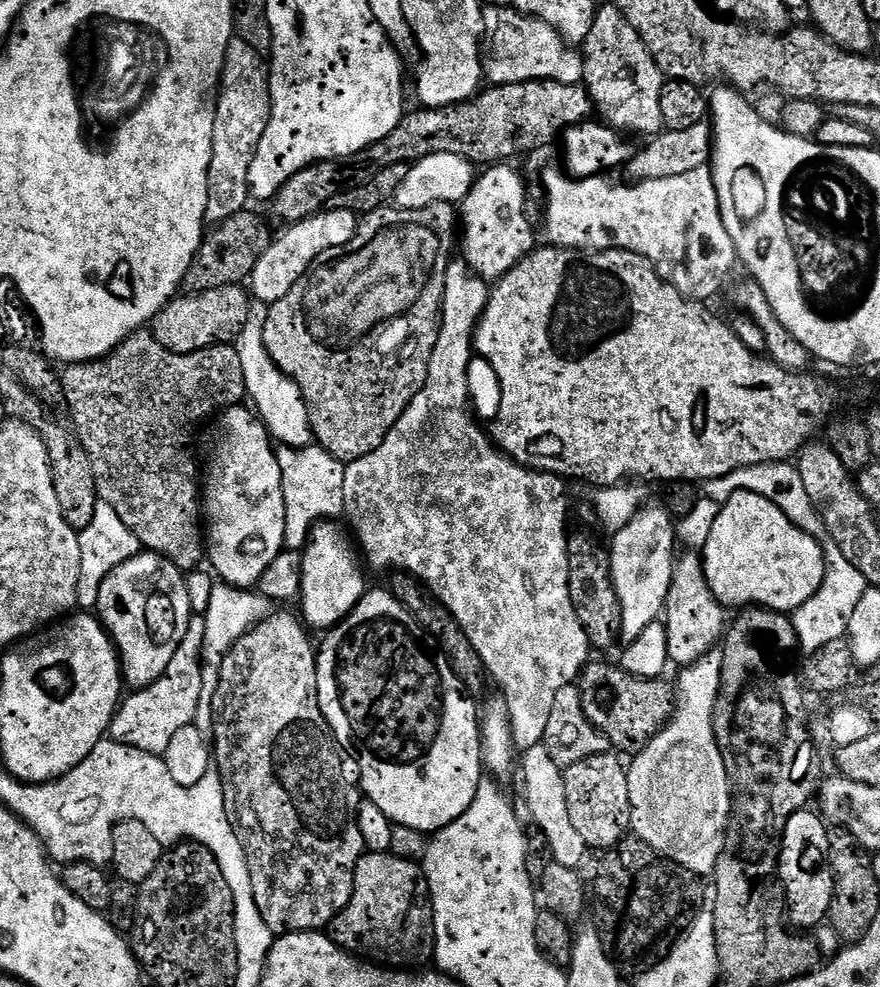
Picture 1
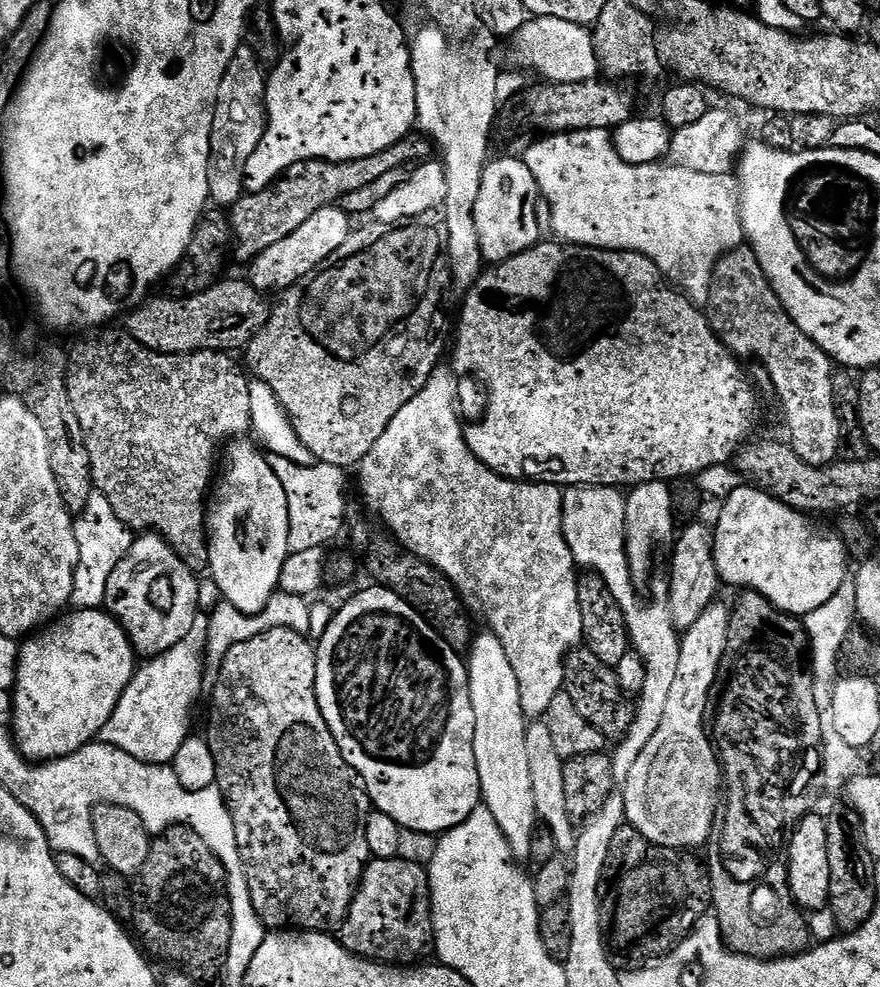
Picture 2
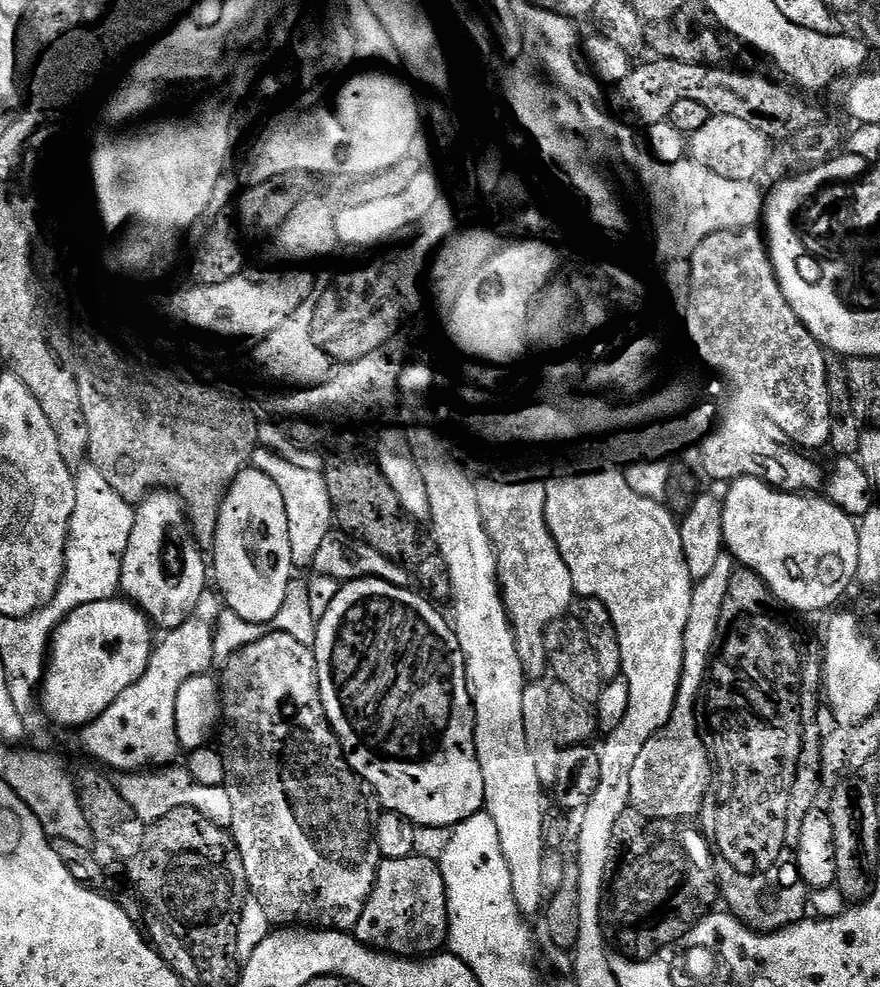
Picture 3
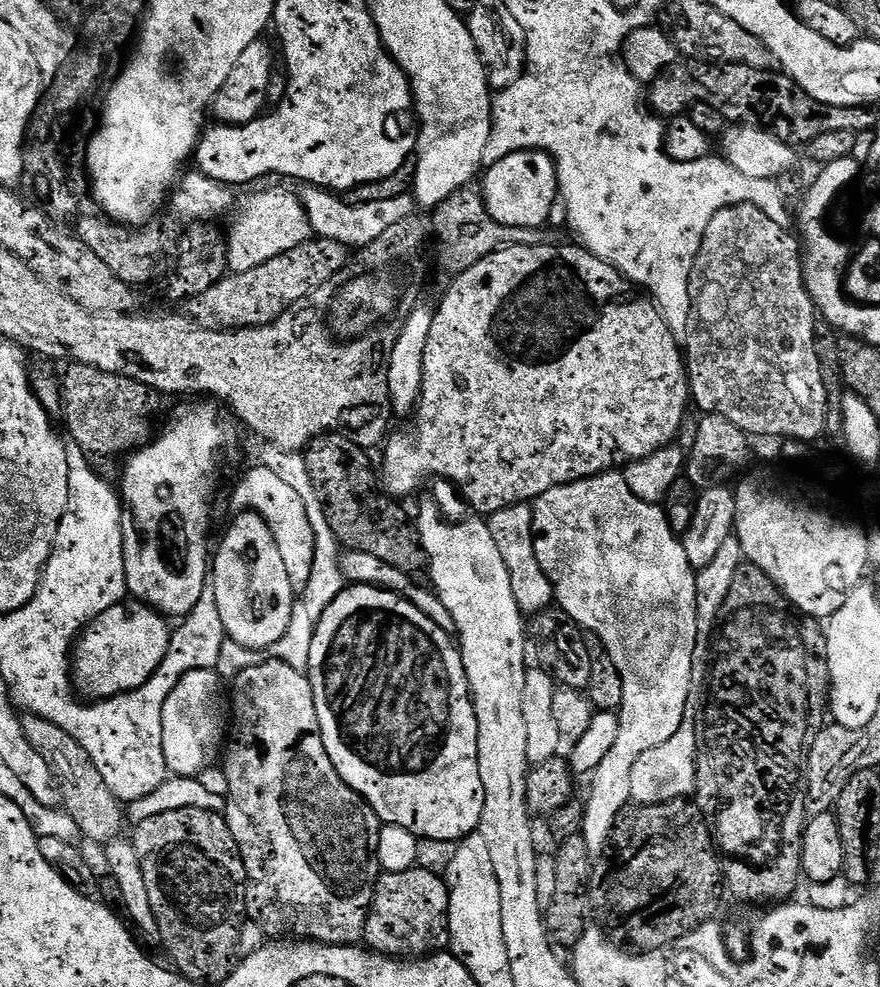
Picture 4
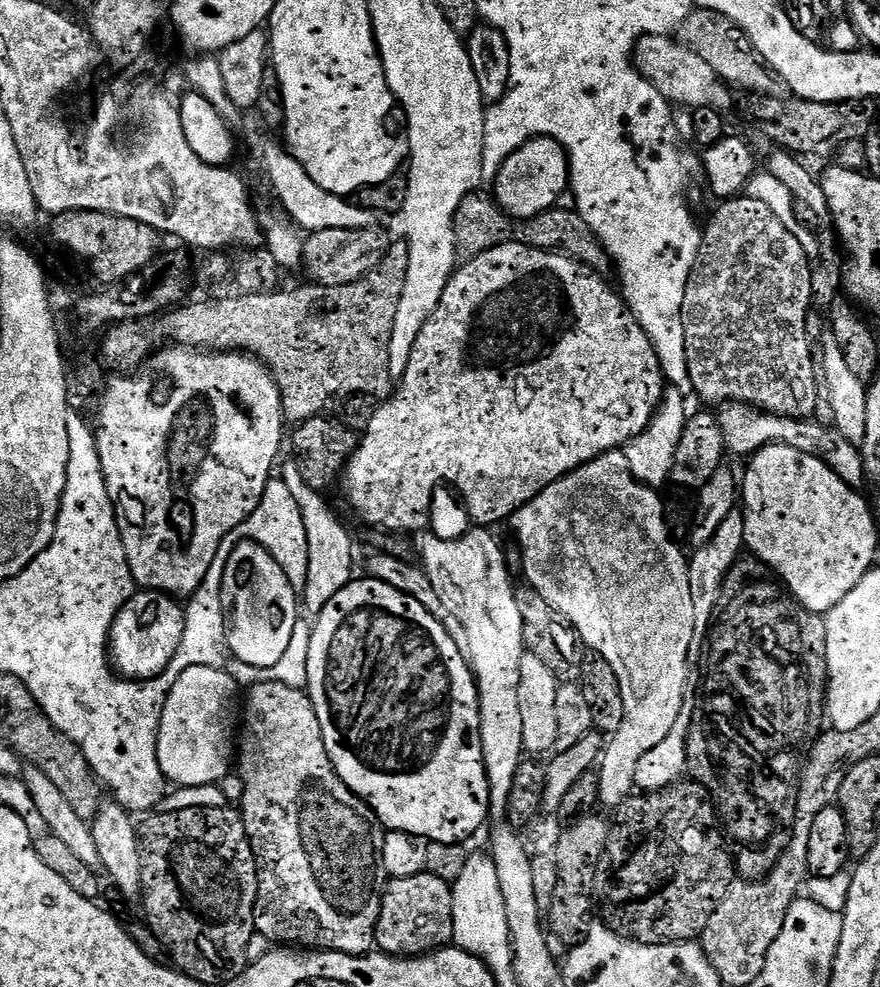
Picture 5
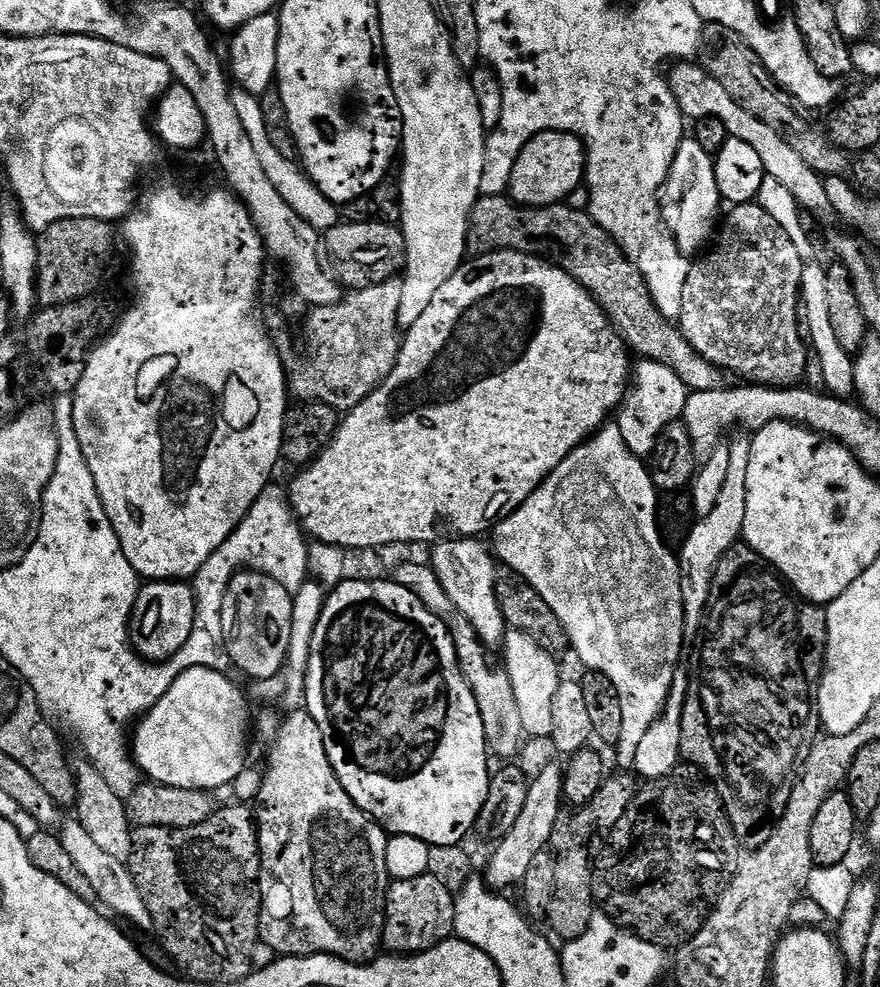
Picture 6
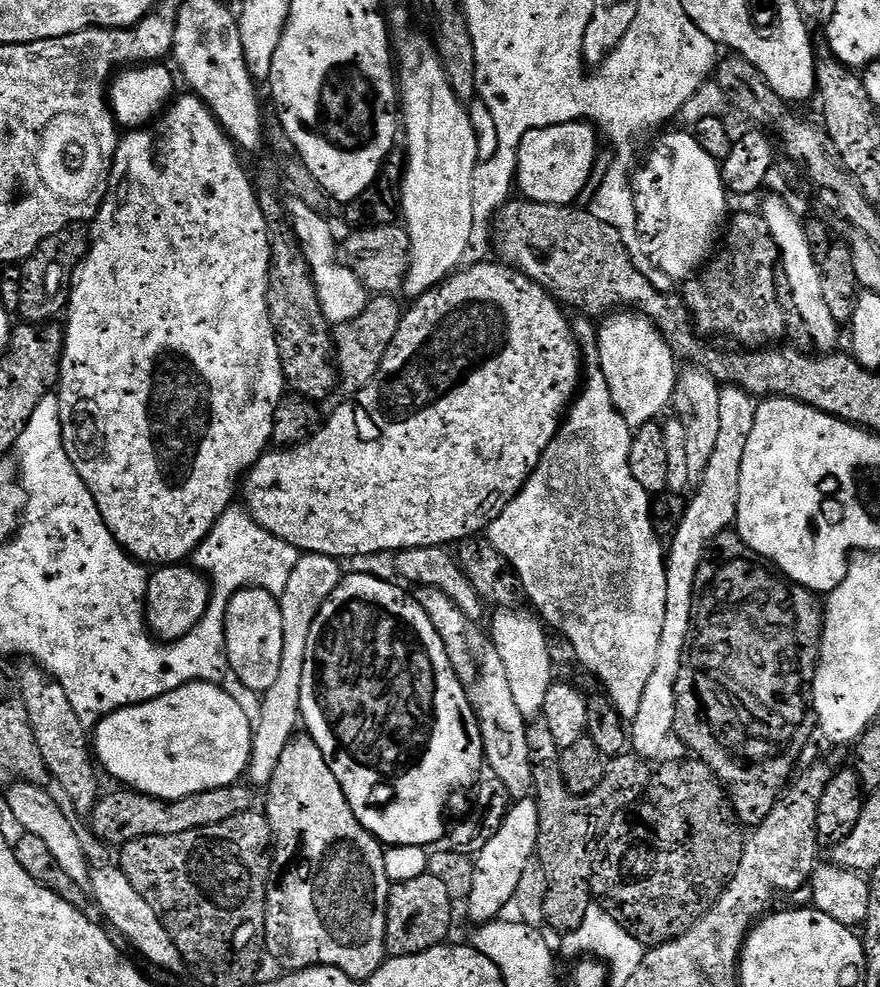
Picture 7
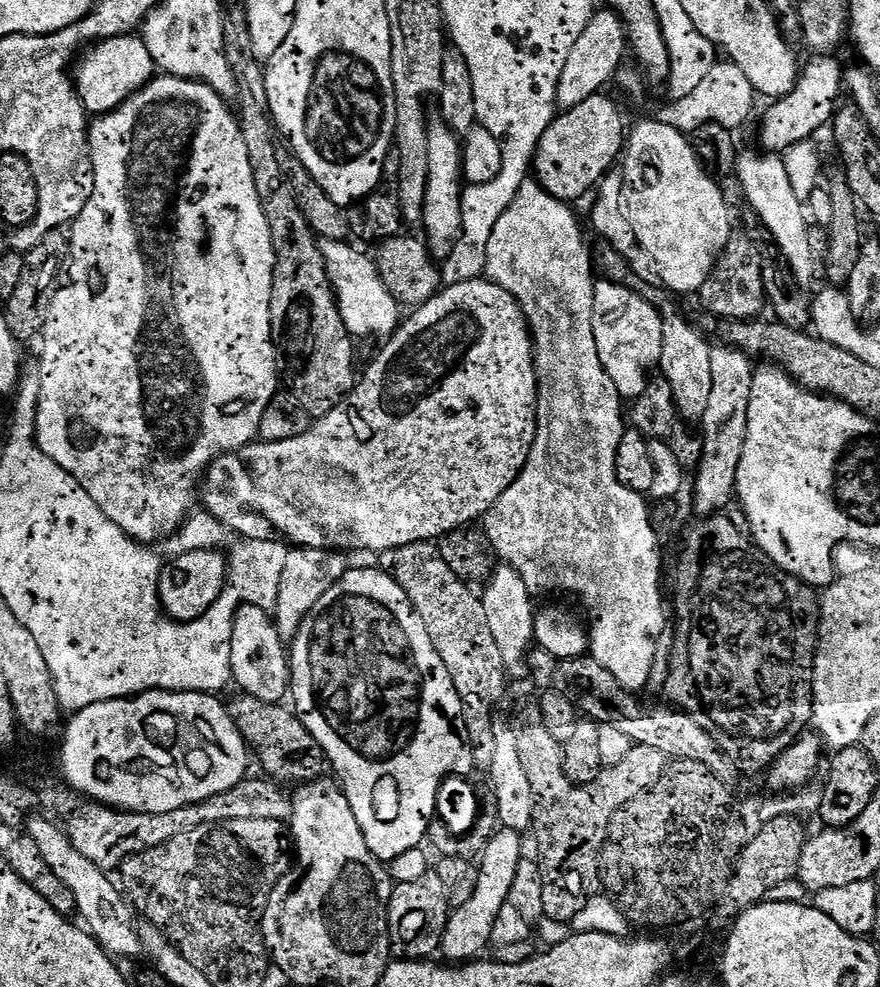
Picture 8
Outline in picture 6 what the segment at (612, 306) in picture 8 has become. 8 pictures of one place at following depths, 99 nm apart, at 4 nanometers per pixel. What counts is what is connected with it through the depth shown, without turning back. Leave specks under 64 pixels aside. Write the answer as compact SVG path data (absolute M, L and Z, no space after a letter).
M641 359L639 363L631 373L630 387L625 391L618 409L618 423L622 438L626 446L630 446L632 453L641 458L648 458L656 449L658 438L666 430L666 426L677 423L683 417L690 393L682 378L674 374L674 370L653 360Z

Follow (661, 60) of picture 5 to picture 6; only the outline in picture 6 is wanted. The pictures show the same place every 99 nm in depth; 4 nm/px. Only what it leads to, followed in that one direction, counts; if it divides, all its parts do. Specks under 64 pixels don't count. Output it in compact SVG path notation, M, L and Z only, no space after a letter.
M676 62L671 67L673 67L672 72L667 73L668 85L685 118L692 122L707 116L718 118L718 122L726 126L729 137L741 139L758 152L766 176L778 178L778 182L782 182L782 186L786 186L786 190L794 194L801 209L815 213L819 213L820 208L830 209L830 198L827 197L824 185L825 177L810 166L806 166L806 161L798 155L798 150L794 150L794 146L790 146L790 142L786 142L786 138L778 134L778 130L774 130L774 126L766 126L762 118L754 118L754 114L742 110L742 106L738 106L738 102L730 98L726 86L722 86L722 82L718 82L718 78L714 78L708 73L707 68L699 63Z

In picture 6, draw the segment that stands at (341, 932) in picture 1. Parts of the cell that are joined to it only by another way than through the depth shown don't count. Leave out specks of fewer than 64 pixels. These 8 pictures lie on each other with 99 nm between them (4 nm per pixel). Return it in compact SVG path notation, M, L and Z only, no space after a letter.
M425 874L418 878L392 880L388 886L388 901L384 911L383 947L392 954L419 954L438 946L443 940L453 939L456 931L456 896L437 878Z

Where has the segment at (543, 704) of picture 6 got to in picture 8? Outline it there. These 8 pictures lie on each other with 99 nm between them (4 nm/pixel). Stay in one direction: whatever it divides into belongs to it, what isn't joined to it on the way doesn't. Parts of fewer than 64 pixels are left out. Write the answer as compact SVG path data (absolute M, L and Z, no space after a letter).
M511 566L497 567L487 584L488 589L482 592L486 622L490 622L490 630L494 633L494 640L498 642L498 650L502 650L509 673L513 677L525 675L525 660L533 651L536 639L537 609L532 608L534 594L528 589L526 582L520 577L520 573Z

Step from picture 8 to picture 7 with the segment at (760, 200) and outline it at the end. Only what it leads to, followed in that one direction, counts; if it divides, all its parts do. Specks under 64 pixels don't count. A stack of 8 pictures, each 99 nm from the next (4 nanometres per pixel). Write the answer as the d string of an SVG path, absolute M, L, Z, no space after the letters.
M768 194L764 200L764 205L758 208L759 215L764 217L766 226L770 226L770 234L780 251L780 264L782 265L782 280L786 283L786 290L792 295L794 307L798 310L798 315L802 322L806 322L806 330L810 330L810 338L813 345L821 353L832 354L837 351L836 343L840 340L841 325L837 324L830 314L830 309L826 306L824 295L822 294L822 273L820 264L814 262L814 256L810 252L810 244L807 242L806 230L801 217L786 206L783 196Z

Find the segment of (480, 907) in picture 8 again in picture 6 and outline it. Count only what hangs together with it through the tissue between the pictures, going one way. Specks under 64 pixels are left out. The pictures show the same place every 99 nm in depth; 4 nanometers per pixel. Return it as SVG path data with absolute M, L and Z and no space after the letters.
M548 764L536 777L532 776L526 794L526 806L522 809L514 828L495 846L496 853L488 864L486 882L494 890L515 889L526 878L526 869L534 854L545 851L552 843L552 831L562 815L564 799L564 768L559 764Z

